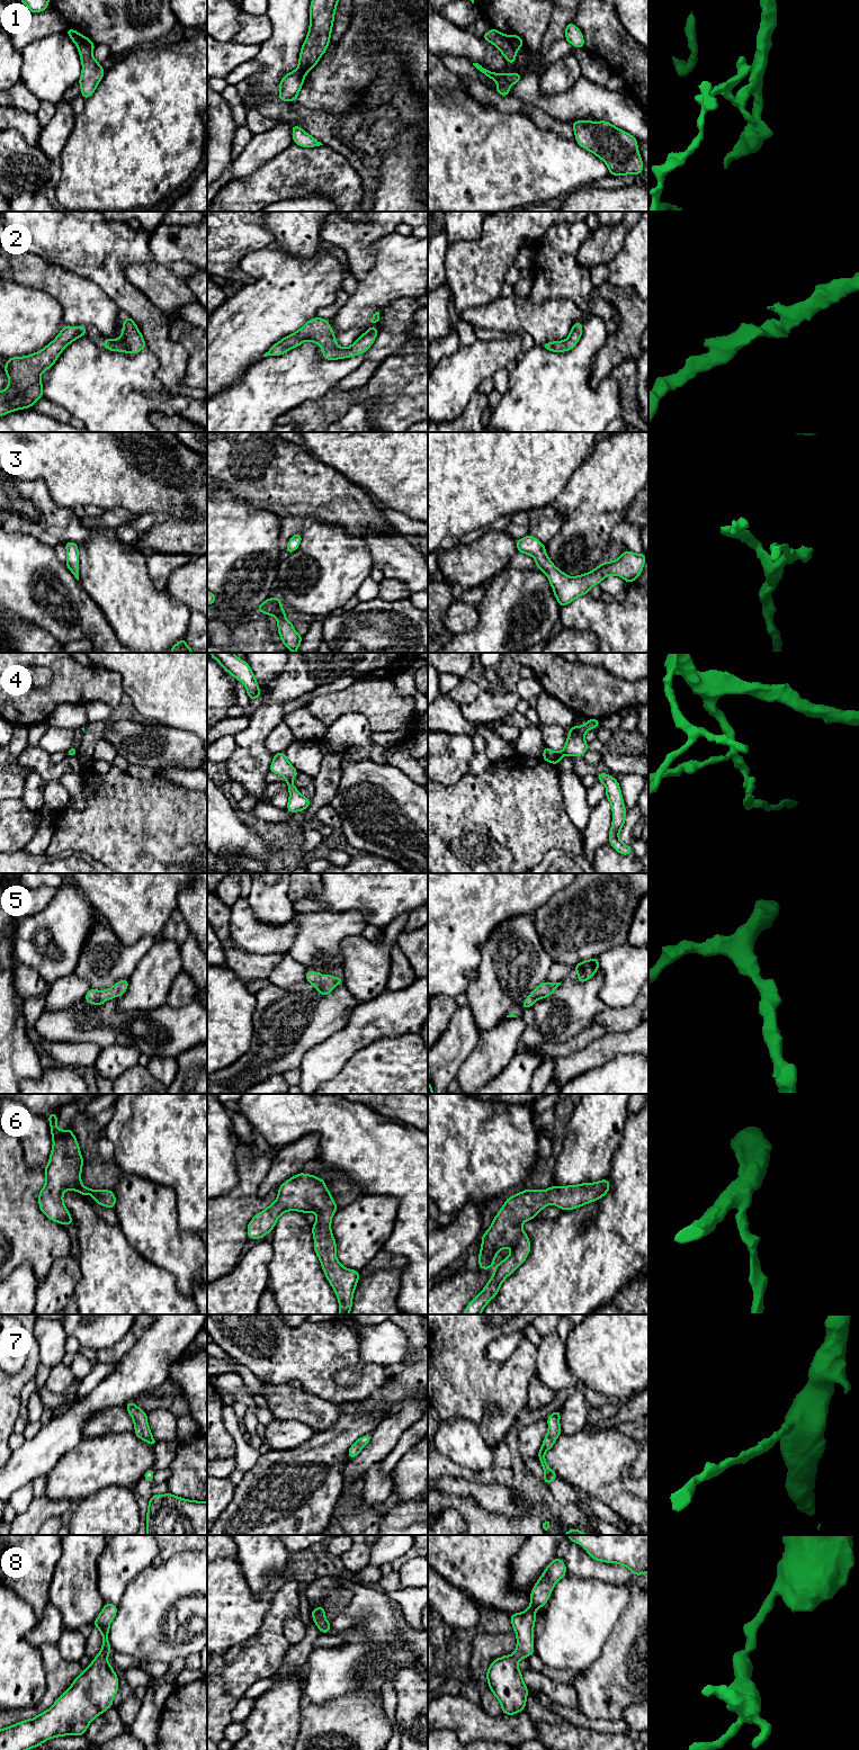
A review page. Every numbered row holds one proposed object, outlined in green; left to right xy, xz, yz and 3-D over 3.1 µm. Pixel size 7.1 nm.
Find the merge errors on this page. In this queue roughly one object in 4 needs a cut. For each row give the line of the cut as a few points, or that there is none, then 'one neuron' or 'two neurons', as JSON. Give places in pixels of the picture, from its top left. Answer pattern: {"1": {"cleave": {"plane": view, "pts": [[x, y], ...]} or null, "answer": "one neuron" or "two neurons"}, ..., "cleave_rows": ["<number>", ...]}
{"1": {"cleave": {"plane": "yz", "pts": [[507, 36], [516, 50]]}, "answer": "two neurons"}, "2": {"cleave": null, "answer": "one neuron"}, "3": {"cleave": null, "answer": "one neuron"}, "4": {"cleave": null, "answer": "one neuron"}, "5": {"cleave": null, "answer": "one neuron"}, "6": {"cleave": null, "answer": "one neuron"}, "7": {"cleave": null, "answer": "one neuron"}, "8": {"cleave": null, "answer": "one neuron"}, "cleave_rows": ["1"]}

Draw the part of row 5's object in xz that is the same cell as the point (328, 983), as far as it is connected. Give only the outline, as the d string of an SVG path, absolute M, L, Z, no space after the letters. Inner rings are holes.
M306 970L306 981L312 984L323 996L330 994L337 985L345 984L343 978L337 978L331 975L323 976L312 970Z

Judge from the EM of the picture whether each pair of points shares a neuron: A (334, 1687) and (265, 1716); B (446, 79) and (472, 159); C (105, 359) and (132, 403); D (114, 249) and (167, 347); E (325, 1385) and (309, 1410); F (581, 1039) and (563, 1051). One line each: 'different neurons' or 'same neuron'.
A: different neurons
B: different neurons
C: same neuron
D: same neuron
E: different neurons
F: same neuron

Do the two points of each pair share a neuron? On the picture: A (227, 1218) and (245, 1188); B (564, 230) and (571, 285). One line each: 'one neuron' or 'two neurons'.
A: one neuron
B: one neuron

